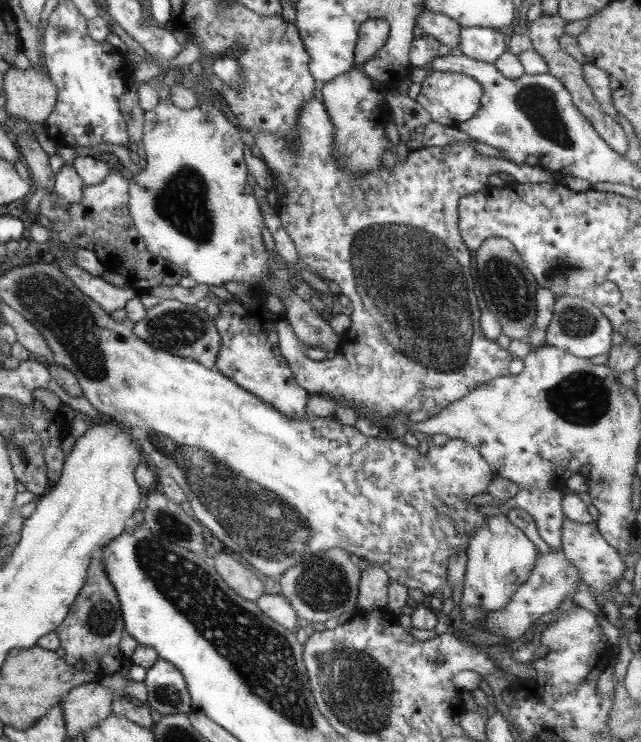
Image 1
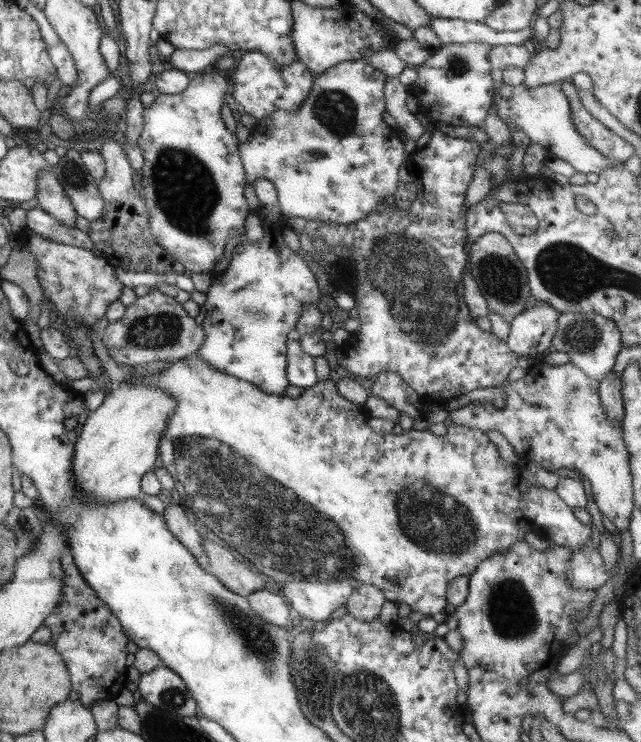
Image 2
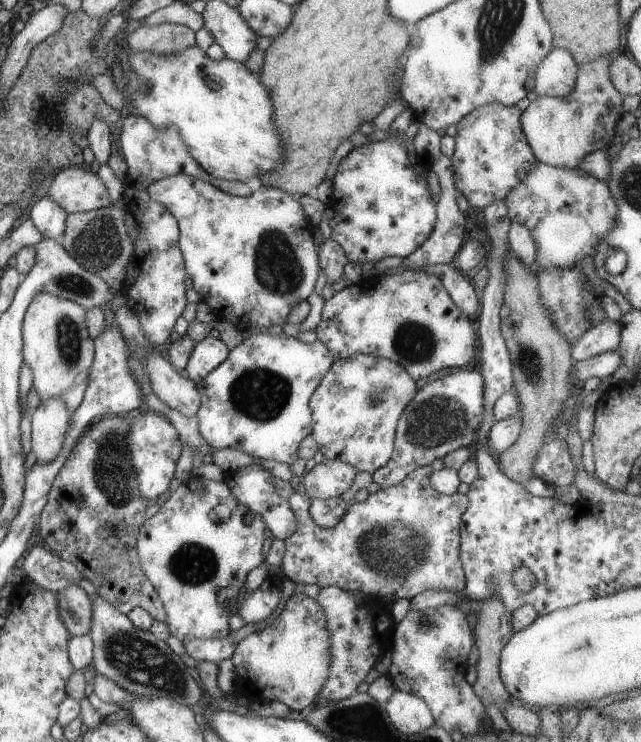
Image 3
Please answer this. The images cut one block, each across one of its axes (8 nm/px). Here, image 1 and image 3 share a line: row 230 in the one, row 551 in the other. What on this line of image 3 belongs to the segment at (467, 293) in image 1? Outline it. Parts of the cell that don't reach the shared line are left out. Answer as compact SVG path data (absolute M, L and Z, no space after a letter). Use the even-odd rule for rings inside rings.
M430 465L414 468L401 482L368 494L362 502L351 501L335 526L327 528L321 528L311 520L308 513L311 499L294 481L294 493L285 500L294 514L296 527L284 540L285 552L280 564L283 578L297 584L333 585L351 593L363 593L385 607L399 598L410 599L424 590L460 592L466 582L458 551L459 527L468 498L459 492L450 495L437 492L429 482L430 474Z

